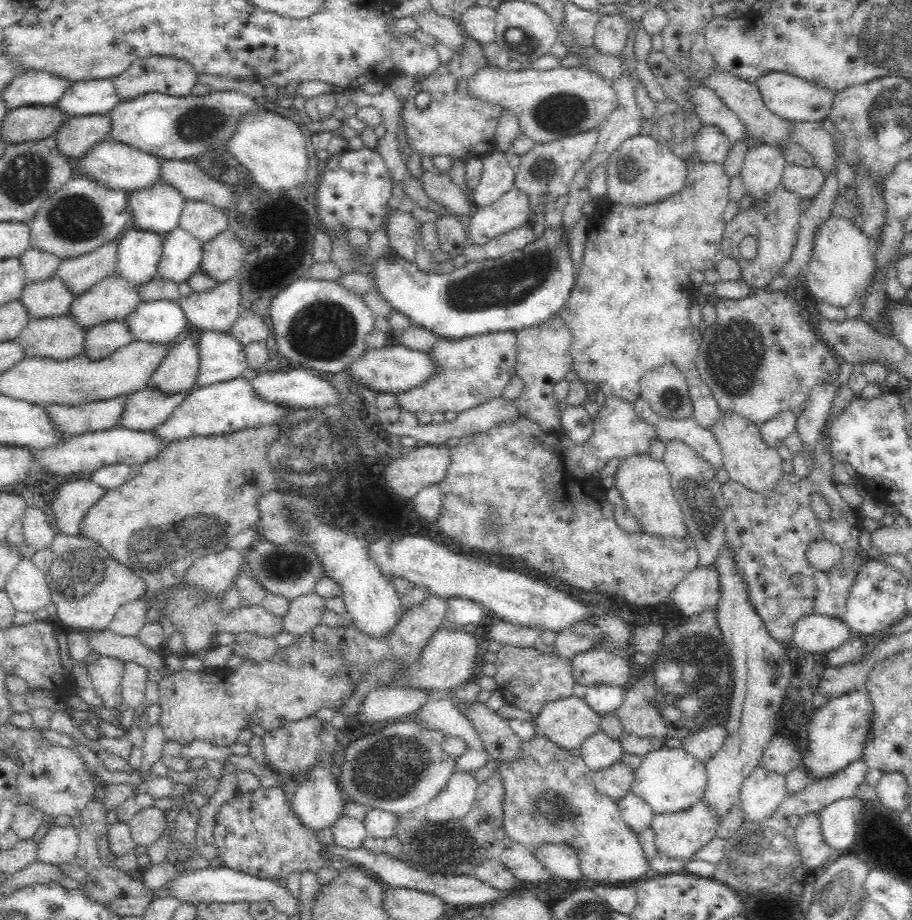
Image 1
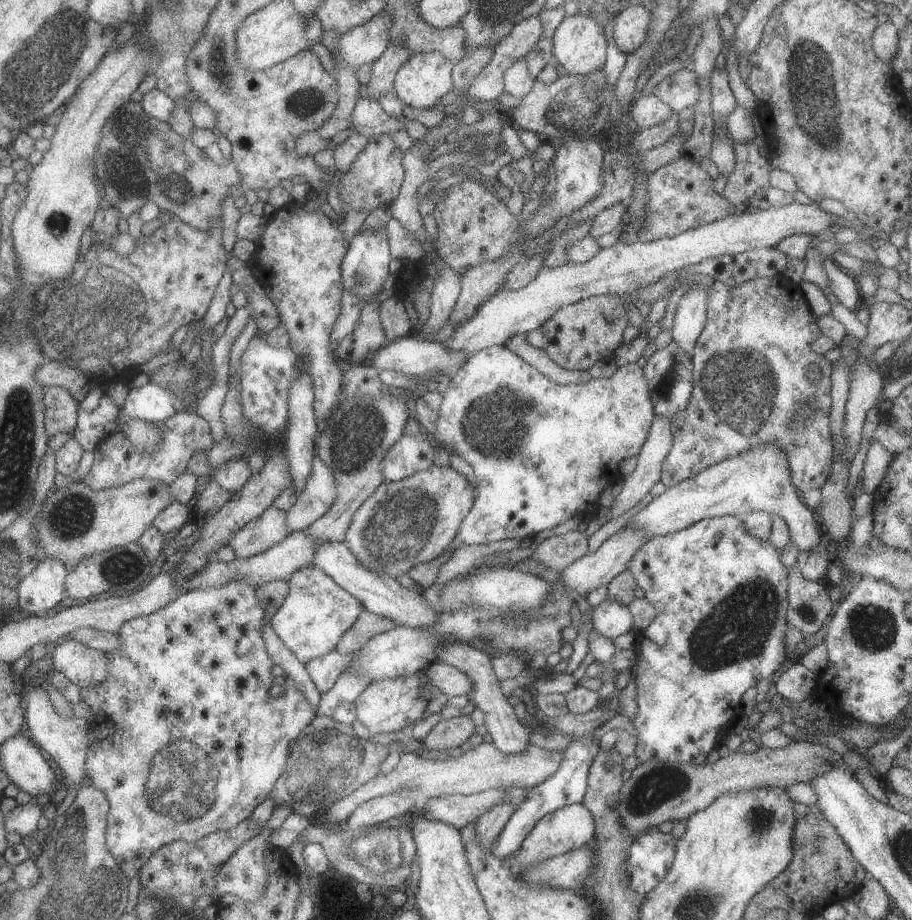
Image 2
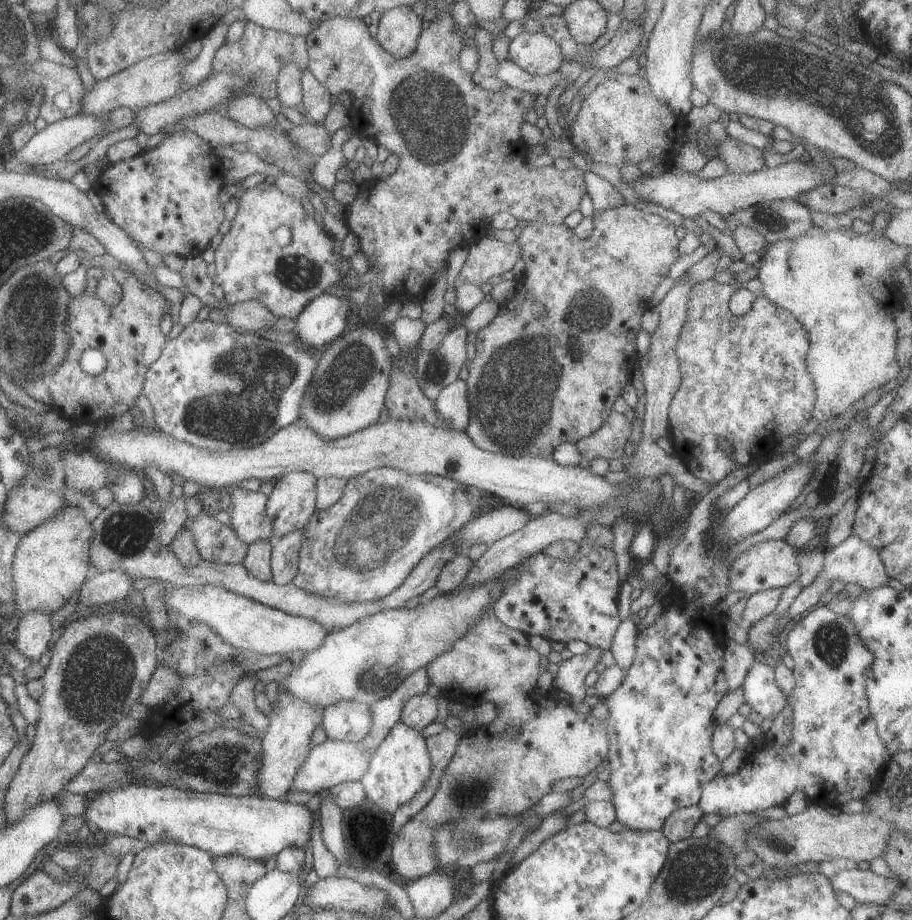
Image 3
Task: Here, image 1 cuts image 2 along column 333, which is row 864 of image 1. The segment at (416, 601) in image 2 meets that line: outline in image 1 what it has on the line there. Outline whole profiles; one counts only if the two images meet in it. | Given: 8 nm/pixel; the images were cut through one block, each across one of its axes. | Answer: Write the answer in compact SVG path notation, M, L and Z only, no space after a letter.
M544 844L534 854L552 877L575 881L585 876L581 868L580 855L571 846Z

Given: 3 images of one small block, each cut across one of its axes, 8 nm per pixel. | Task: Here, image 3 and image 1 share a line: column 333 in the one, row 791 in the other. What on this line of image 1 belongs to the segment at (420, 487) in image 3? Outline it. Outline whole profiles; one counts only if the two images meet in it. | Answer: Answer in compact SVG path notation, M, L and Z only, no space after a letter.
M534 735L534 738L530 740L521 740L519 744L520 756L513 758L512 760L495 759L495 764L493 774L499 776L503 788L503 821L502 829L503 831L514 841L522 846L525 846L531 852L536 852L538 848L542 848L544 844L564 844L571 846L574 850L578 851L581 860L581 868L583 869L583 874L585 875L587 882L588 880L596 880L596 882L624 882L624 880L634 880L634 878L640 878L640 876L646 874L650 868L650 863L644 858L640 843L637 839L637 834L632 832L631 828L622 820L619 813L619 808L617 807L617 801L604 793L601 793L595 785L594 775L595 771L590 770L585 762L582 760L581 756L575 756L574 753L558 746L558 744L549 740L546 736Z

